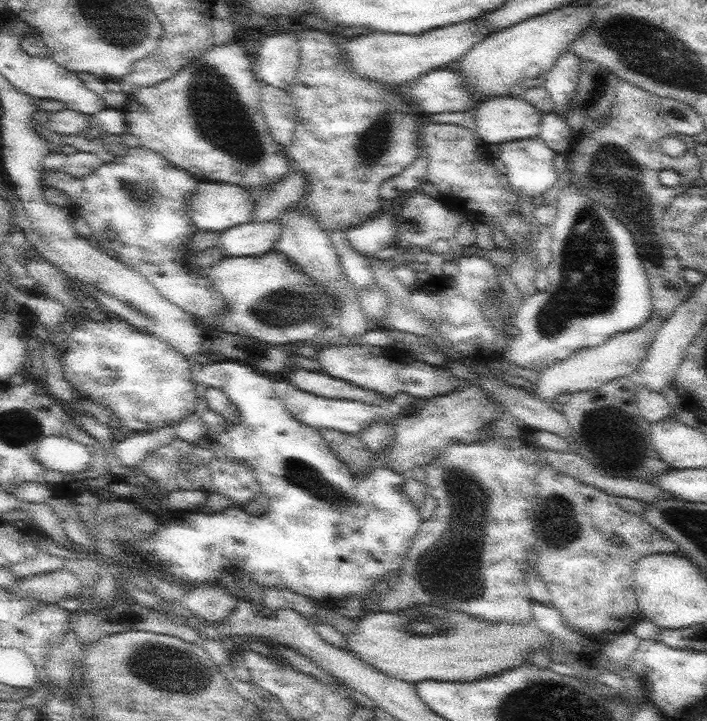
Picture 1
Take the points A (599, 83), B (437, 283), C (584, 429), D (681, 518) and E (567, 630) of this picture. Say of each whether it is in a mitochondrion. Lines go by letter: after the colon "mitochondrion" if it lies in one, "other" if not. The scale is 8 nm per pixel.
A: mitochondrion
B: other
C: mitochondrion
D: mitochondrion
E: other

